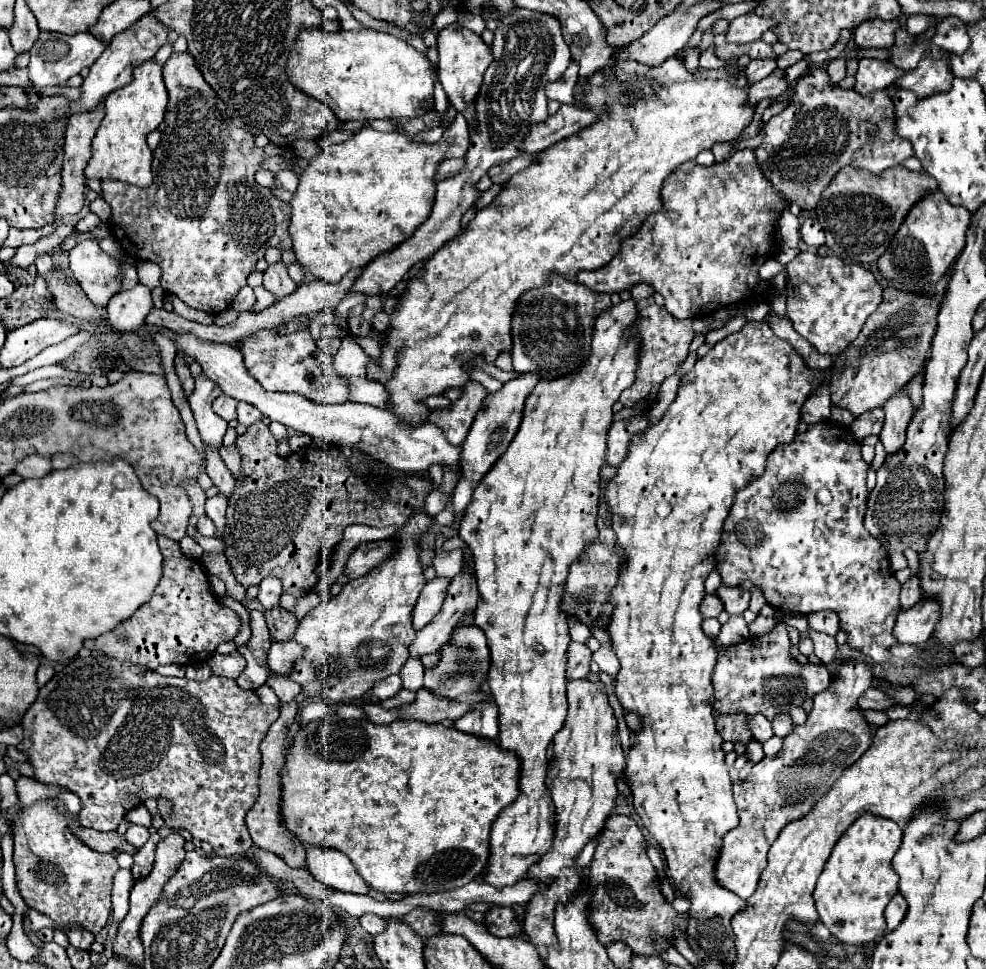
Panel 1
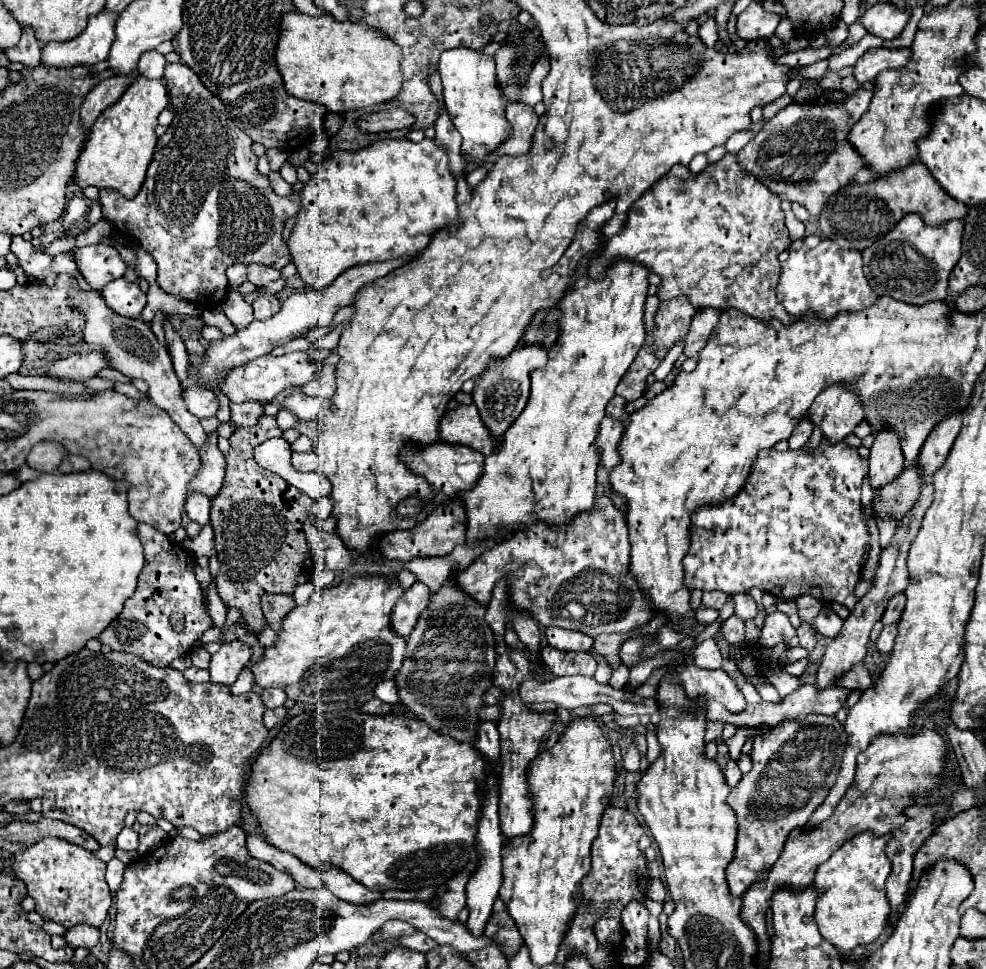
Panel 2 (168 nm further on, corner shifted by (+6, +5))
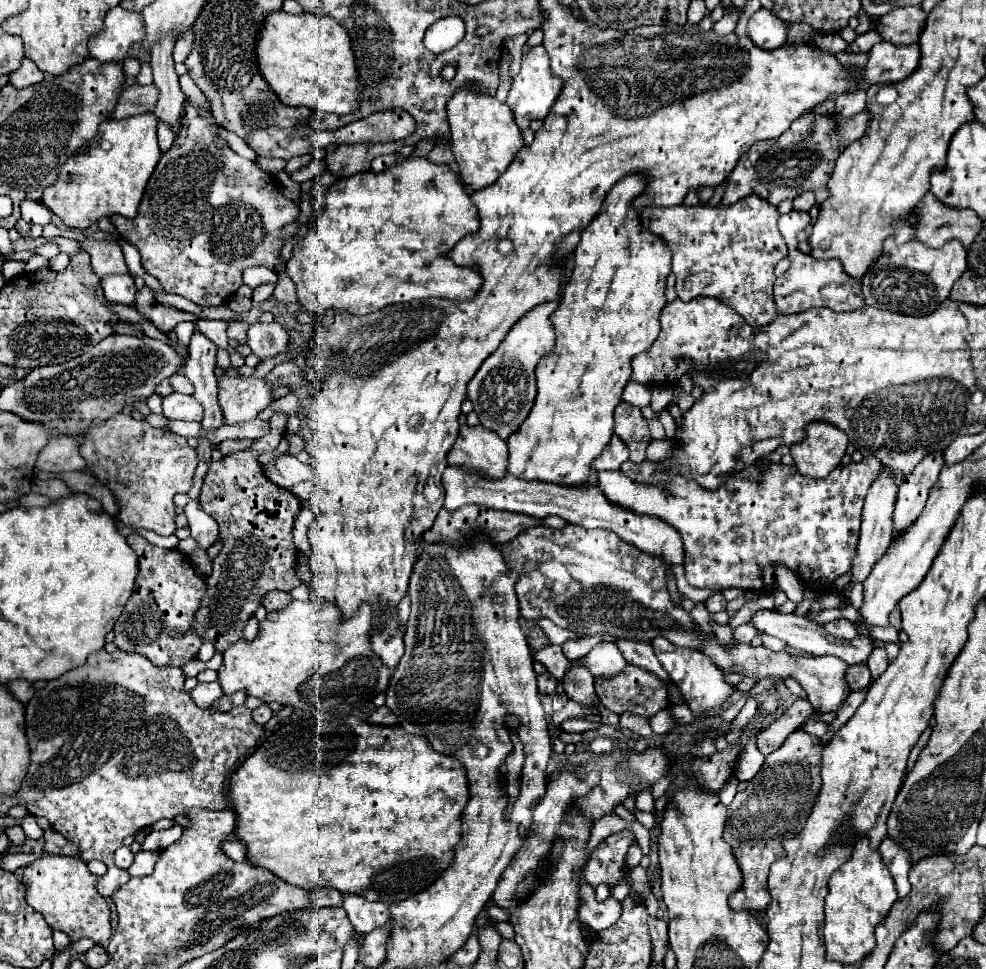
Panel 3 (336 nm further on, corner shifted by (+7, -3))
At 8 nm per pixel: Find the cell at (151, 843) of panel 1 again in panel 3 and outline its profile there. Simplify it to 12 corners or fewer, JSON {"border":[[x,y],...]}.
{"border":[[181,826],[153,830],[141,844],[143,850],[161,852],[177,842]]}

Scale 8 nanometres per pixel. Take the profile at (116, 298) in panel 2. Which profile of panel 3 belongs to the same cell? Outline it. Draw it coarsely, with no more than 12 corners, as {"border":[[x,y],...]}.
{"border":[[131,274],[101,280],[109,302],[133,306]]}

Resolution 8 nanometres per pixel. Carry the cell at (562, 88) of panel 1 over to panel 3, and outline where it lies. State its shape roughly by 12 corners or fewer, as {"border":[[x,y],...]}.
{"border":[[533,46],[507,106],[519,128],[543,120],[561,90],[549,56]]}

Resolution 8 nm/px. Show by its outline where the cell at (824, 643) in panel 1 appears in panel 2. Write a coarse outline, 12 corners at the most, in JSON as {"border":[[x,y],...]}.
{"border":[[800,596],[800,620],[812,624],[822,608],[814,596]]}

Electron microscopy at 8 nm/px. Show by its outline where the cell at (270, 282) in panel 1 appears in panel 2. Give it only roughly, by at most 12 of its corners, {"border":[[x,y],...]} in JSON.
{"border":[[260,288],[252,304],[256,320],[268,320],[280,310],[276,296]]}

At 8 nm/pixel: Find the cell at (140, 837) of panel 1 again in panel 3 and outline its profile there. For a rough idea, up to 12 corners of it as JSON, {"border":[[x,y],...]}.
{"border":[[129,846],[115,852],[115,864],[127,868],[133,864],[133,852]]}

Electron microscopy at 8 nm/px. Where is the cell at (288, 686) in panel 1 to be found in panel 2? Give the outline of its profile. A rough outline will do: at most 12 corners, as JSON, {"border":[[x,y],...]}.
{"border":[[268,688],[260,694],[266,708],[284,704],[282,688]]}

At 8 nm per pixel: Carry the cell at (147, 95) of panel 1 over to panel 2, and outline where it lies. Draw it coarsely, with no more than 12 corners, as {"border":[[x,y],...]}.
{"border":[[136,80],[90,128],[74,182],[134,198],[152,162],[160,80]]}

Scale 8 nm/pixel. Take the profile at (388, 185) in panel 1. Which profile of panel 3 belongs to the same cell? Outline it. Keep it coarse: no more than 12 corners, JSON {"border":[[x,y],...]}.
{"border":[[409,156],[339,178],[287,274],[309,312],[431,296],[481,276],[445,254],[477,208]]}

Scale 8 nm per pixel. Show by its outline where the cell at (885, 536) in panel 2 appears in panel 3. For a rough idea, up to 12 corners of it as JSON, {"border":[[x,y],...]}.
{"border":[[883,468],[865,496],[853,582],[891,542],[899,484]]}

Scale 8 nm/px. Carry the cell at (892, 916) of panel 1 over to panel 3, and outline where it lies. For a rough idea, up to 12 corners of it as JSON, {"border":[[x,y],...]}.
{"border":[[889,836],[879,852],[895,880],[899,898],[911,890],[911,856]]}

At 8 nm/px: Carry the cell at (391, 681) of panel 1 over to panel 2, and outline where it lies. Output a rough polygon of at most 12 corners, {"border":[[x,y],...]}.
{"border":[[384,680],[374,690],[376,698],[388,704],[398,702],[396,686]]}

